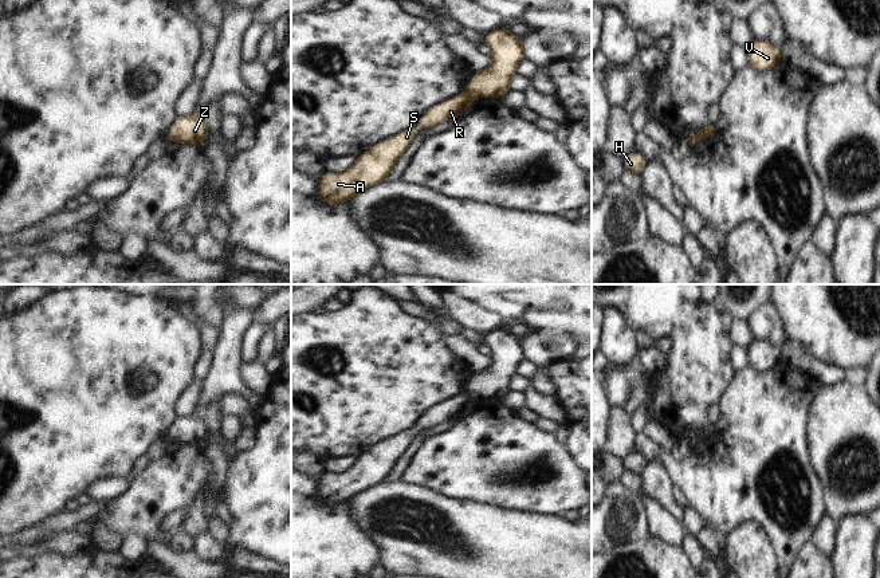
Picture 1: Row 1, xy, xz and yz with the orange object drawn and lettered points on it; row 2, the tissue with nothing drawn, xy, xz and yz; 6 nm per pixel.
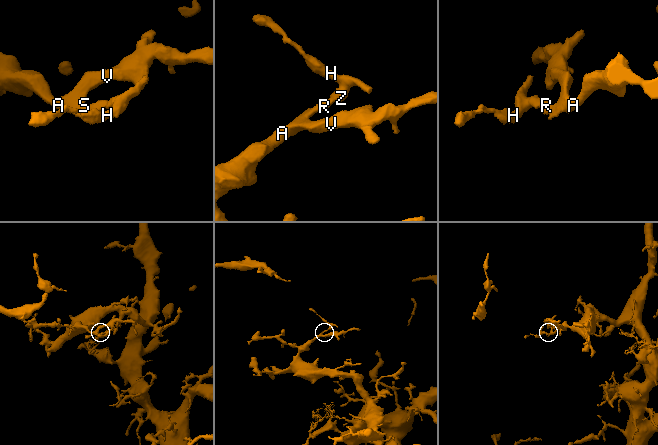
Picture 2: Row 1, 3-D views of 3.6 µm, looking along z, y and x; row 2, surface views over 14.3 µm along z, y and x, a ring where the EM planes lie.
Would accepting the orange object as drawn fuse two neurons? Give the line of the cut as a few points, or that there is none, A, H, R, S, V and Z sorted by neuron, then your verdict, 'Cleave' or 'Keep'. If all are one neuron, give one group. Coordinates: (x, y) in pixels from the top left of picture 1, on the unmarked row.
Split along yz (699, 433), (700, 439). Groups: A R S V / H Z. Cleave.

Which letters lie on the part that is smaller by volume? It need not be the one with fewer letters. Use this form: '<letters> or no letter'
H, Z

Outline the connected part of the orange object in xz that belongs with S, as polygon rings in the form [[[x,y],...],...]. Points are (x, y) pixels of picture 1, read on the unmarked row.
[[[464,392],[429,410],[417,428],[385,440],[357,457],[355,464],[346,472],[329,473],[325,471],[321,476],[319,500],[327,506],[339,506],[369,487],[382,483],[393,472],[420,430],[461,417],[471,402],[472,396]]]

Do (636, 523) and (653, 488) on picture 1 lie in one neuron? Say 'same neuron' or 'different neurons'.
different neurons

